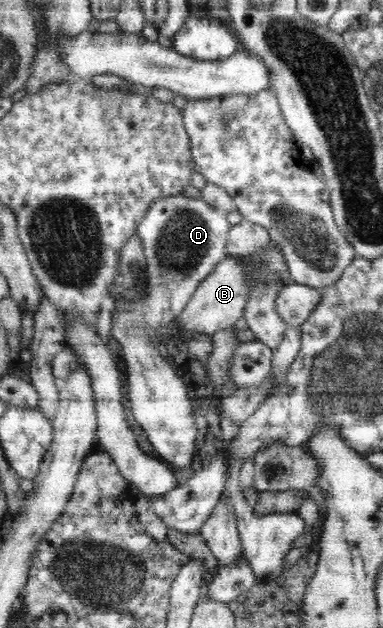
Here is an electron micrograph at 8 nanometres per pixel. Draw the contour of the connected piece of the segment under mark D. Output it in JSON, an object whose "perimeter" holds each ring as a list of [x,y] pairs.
{"perimeter":[[[182,194],[156,198],[137,227],[146,256],[146,293],[126,304],[116,302],[113,311],[111,337],[120,343],[125,358],[130,409],[158,457],[170,467],[190,466],[196,453],[198,430],[186,385],[170,362],[159,354],[156,345],[160,345],[168,323],[178,319],[200,282],[227,254],[227,237],[232,225],[226,215],[203,198]]]}

